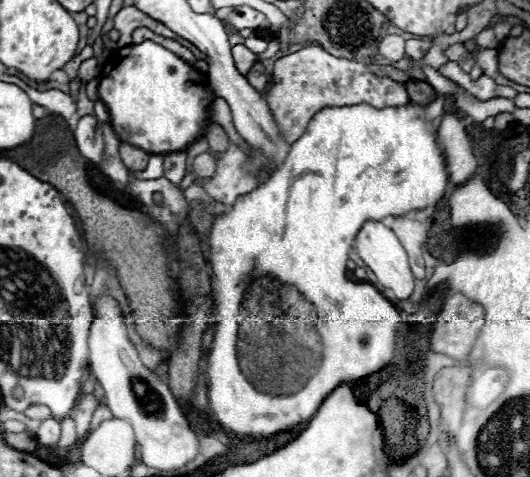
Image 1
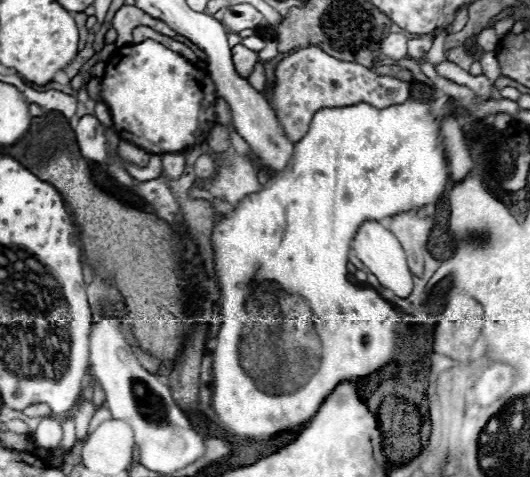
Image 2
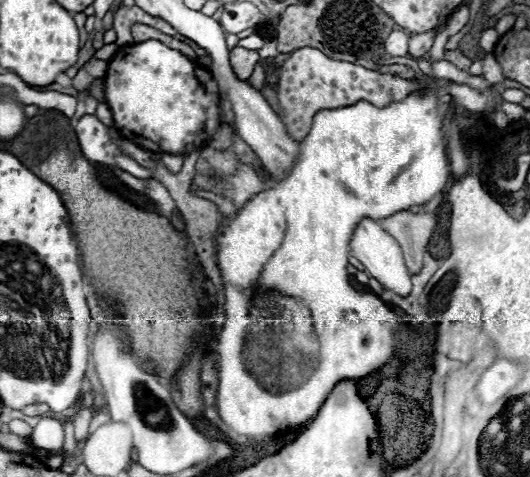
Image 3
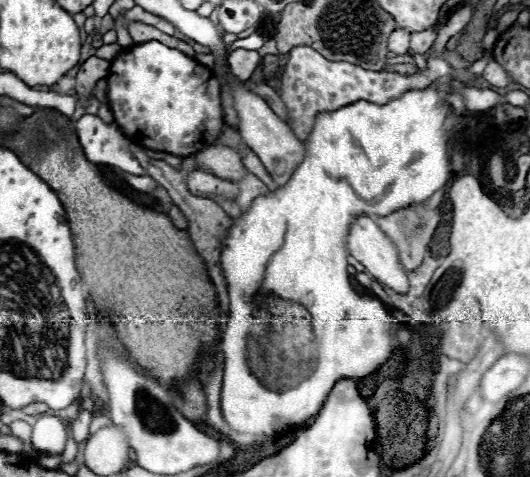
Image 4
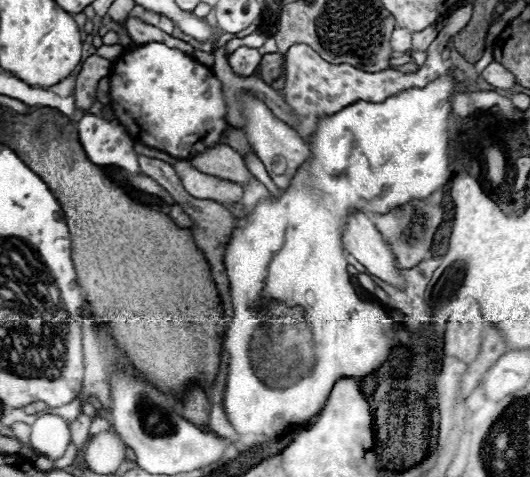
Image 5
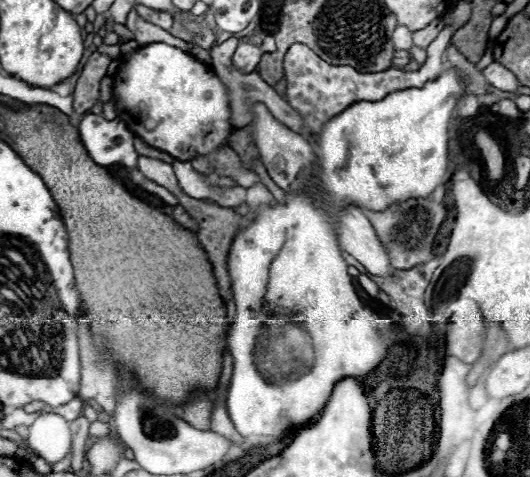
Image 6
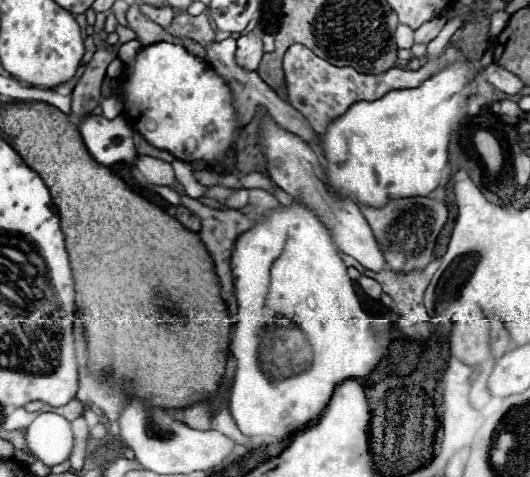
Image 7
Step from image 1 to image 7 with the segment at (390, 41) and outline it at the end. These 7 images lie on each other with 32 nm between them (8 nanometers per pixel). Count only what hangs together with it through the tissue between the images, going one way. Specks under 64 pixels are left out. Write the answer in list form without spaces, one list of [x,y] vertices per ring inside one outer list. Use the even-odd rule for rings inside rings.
[[[398,24],[396,32],[394,32],[394,40],[396,40],[396,46],[406,50],[406,48],[412,48],[414,44],[414,30],[404,26],[404,24]]]

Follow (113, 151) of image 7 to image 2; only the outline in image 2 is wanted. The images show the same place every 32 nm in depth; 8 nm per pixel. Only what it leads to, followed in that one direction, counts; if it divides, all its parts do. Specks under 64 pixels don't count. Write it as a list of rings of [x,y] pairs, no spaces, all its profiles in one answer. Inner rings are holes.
[[[82,116],[76,126],[76,140],[84,158],[92,162],[106,162],[108,144],[104,136],[104,126],[96,120],[96,116]],[[126,166],[126,170],[136,178],[136,180],[154,180],[156,178],[156,170],[154,168],[136,168],[136,166]]]

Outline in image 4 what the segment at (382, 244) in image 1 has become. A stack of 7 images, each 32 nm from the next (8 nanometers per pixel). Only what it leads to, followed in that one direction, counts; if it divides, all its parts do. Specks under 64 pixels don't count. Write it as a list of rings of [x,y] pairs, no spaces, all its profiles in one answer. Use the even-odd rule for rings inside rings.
[[[360,216],[358,220],[354,220],[346,244],[348,244],[350,254],[352,254],[358,262],[362,262],[362,264],[366,266],[366,270],[368,270],[378,282],[382,282],[384,286],[392,288],[392,290],[398,292],[398,294],[406,294],[406,292],[408,292],[410,282],[408,282],[408,276],[406,276],[406,270],[404,270],[404,266],[402,266],[402,262],[400,262],[398,248],[396,248],[396,244],[380,230],[380,226],[378,226],[372,218]]]

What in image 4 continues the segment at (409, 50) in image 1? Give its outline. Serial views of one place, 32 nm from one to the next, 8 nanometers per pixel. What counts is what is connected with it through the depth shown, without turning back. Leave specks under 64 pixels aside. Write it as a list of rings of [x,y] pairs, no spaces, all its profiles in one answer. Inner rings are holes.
[[[438,26],[424,32],[414,32],[410,38],[410,54],[426,54],[434,44],[436,34],[438,34]]]

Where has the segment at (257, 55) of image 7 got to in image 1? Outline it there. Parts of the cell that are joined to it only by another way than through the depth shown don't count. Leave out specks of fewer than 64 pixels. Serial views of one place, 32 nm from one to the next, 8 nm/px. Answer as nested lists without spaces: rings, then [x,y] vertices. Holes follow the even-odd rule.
[[[238,44],[232,48],[232,54],[234,54],[234,62],[236,62],[236,68],[242,76],[246,76],[250,72],[250,68],[256,64],[258,56],[254,52],[250,52],[244,44]]]

